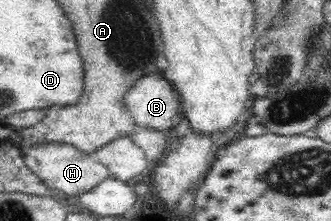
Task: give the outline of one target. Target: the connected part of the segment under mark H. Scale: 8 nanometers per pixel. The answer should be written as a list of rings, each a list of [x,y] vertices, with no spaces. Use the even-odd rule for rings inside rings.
[[[40,143],[39,145],[22,145],[23,162],[28,170],[36,174],[47,186],[52,186],[65,195],[66,199],[74,195],[86,194],[92,187],[96,187],[108,179],[108,168],[94,158],[92,154],[82,153],[77,147],[60,143]]]

